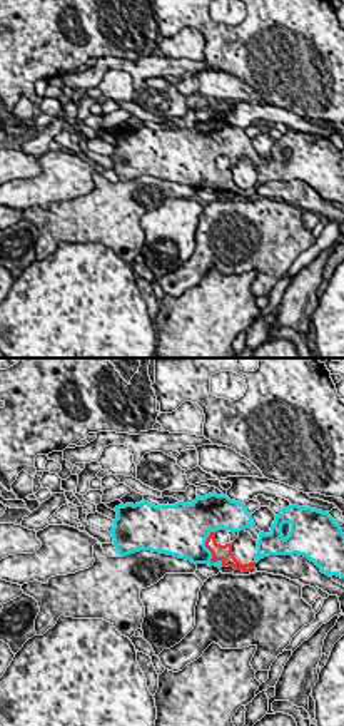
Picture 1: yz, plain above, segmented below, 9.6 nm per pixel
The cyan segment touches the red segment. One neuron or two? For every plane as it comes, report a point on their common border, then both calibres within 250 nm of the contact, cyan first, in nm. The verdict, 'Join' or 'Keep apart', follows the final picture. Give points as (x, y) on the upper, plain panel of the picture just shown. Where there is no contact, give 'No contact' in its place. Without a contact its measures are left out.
Touches cyan at (211, 178). Thickness 320 nm (cyan) against 160 nm

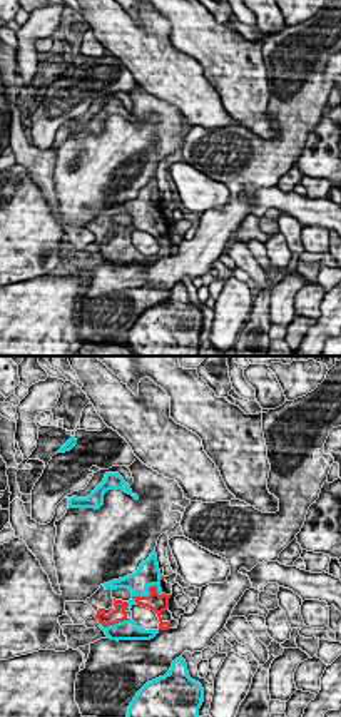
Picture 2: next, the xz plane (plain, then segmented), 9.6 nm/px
Touches cyan at (149, 218). Thickness 220 nm (cyan) against 170 nm

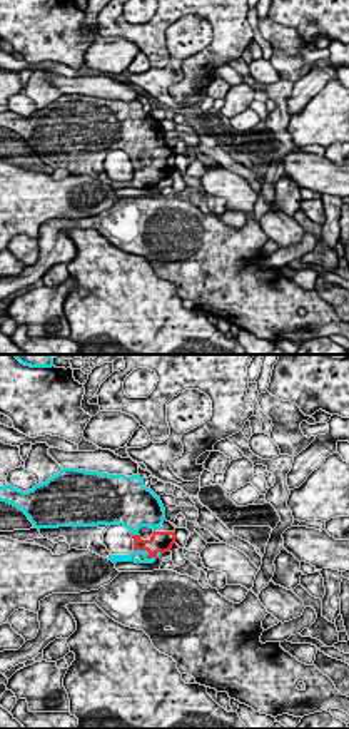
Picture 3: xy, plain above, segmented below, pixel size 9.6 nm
Touches cyan at (147, 179). Thickness 130 nm (cyan) against 200 nm

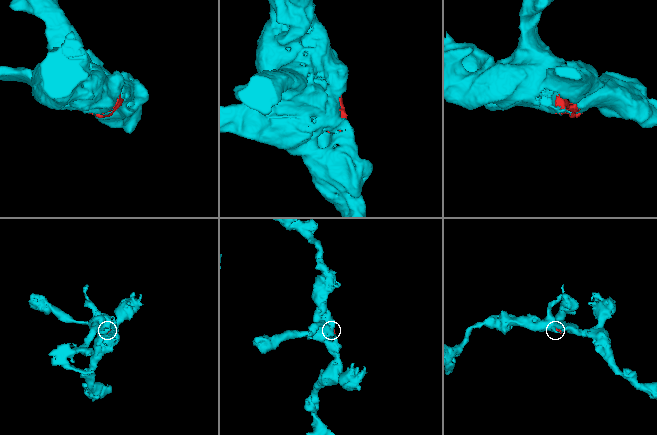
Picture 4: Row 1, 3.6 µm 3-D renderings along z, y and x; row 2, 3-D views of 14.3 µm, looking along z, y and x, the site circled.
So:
Join

